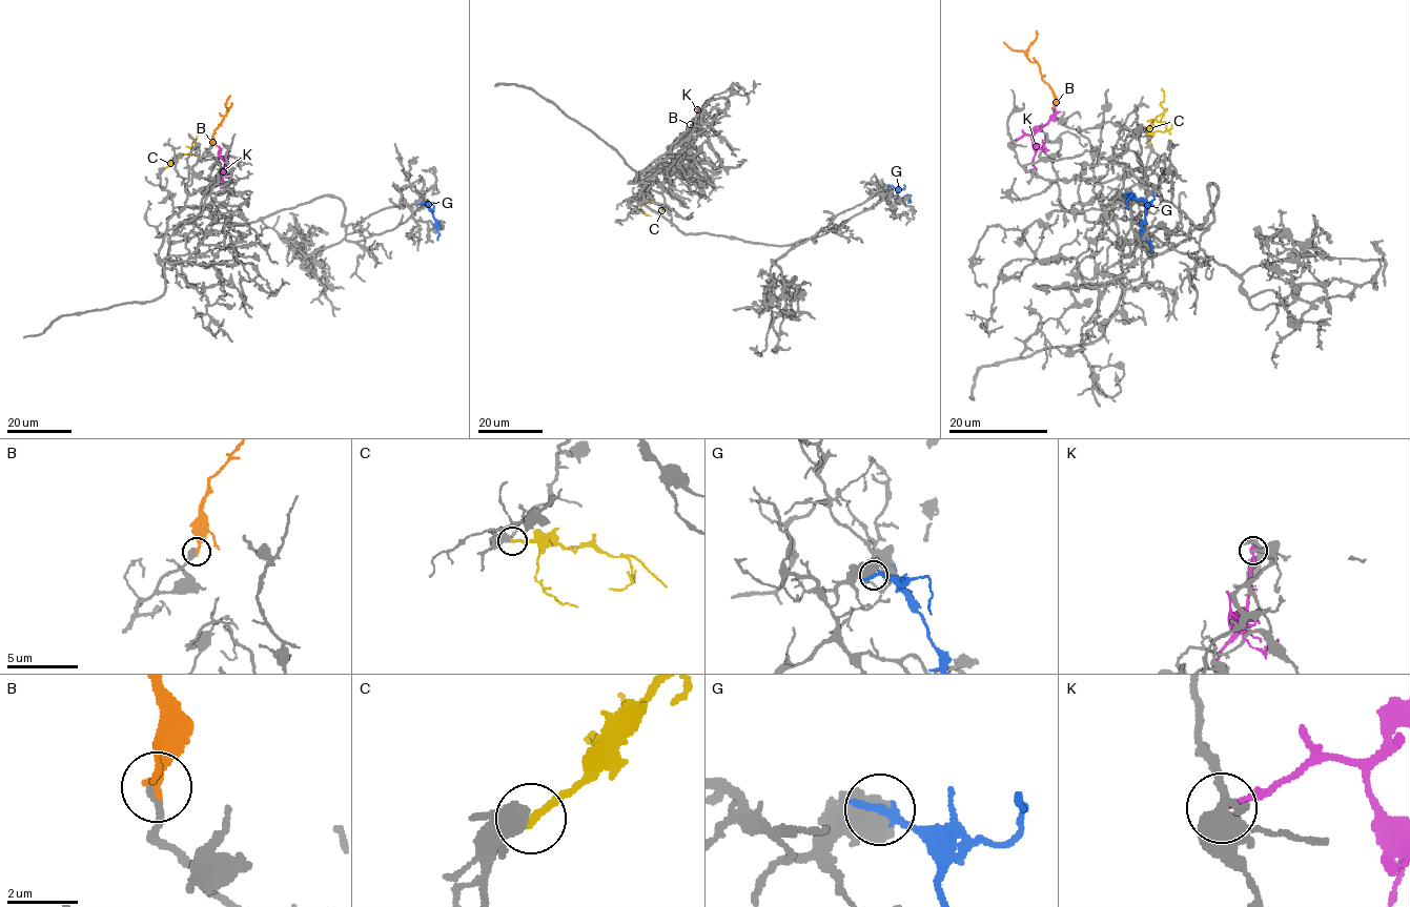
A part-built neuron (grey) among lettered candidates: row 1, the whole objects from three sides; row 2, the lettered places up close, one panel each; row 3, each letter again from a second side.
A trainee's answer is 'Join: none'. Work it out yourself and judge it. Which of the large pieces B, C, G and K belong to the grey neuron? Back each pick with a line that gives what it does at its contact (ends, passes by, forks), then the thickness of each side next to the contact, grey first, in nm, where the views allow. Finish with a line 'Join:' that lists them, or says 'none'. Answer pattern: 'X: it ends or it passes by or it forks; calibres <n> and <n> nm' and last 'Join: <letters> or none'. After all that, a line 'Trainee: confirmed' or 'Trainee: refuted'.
B: it ends; calibres 320 and 280 nm
Join: B
Trainee: refuted

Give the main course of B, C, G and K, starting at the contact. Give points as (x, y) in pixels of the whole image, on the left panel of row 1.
B: (211, 146), (212, 136), (227, 112), (225, 102), (230, 95)
C: (164, 169), (179, 155), (189, 152), (198, 134)
G: (421, 202), (428, 208), (435, 221), (438, 241)
K: (226, 168), (225, 163), (221, 188)

